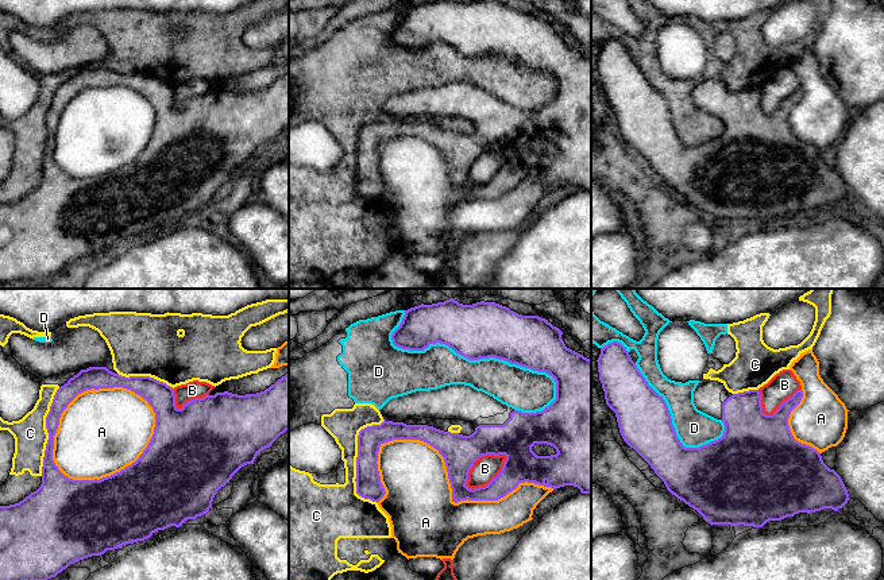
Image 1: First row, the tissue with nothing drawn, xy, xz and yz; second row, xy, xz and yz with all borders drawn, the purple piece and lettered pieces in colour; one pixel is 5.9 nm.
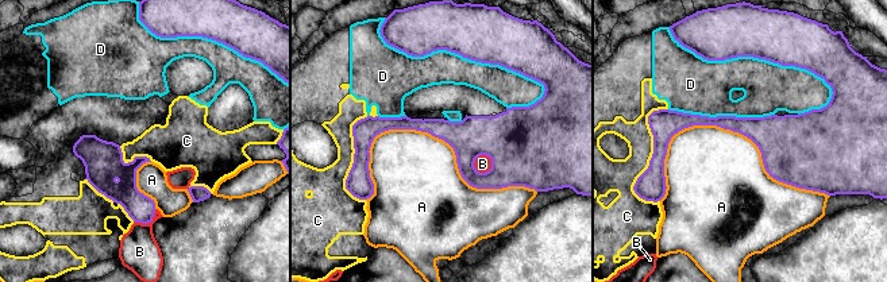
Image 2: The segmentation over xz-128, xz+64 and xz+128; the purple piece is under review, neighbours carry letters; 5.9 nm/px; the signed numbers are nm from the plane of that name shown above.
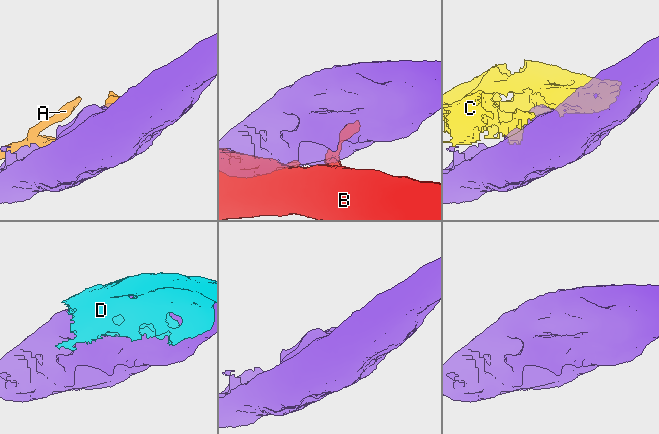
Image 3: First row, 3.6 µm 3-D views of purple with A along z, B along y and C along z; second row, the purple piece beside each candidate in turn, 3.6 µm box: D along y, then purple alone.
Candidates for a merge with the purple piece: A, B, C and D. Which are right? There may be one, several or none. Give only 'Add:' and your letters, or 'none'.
Add: none

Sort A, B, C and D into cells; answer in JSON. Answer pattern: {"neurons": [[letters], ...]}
{"neurons": [["A"], ["B"], ["C", "D"]]}

